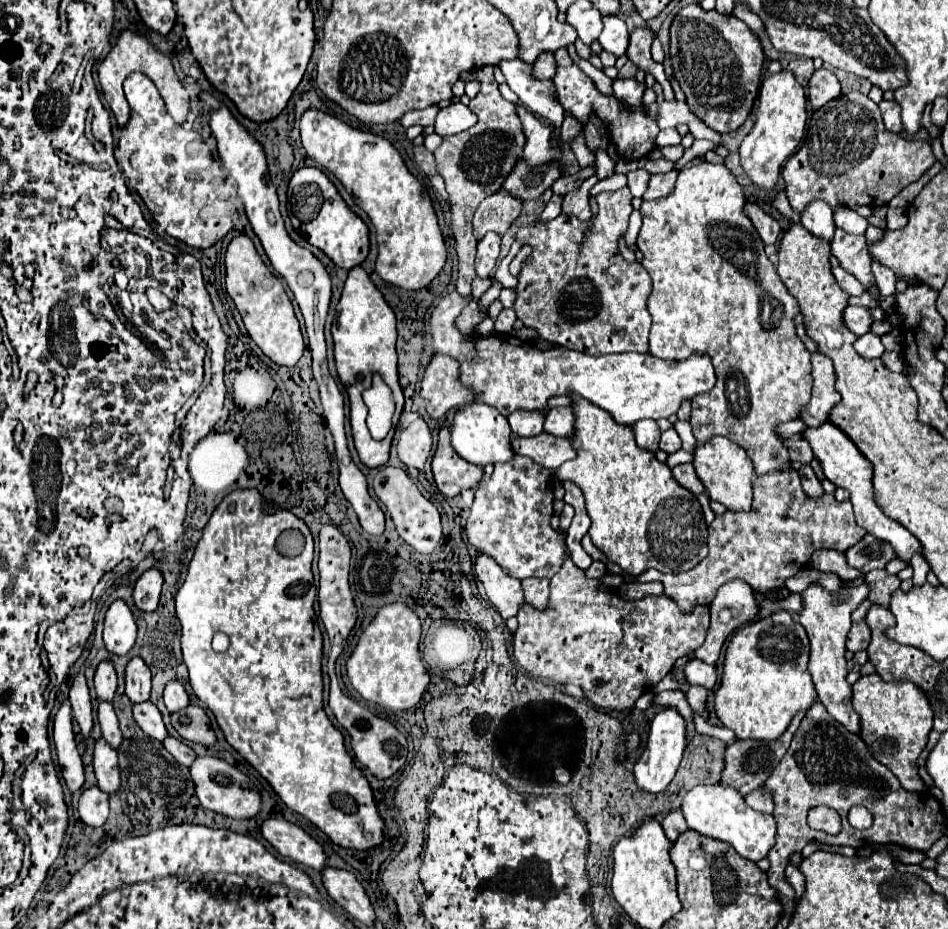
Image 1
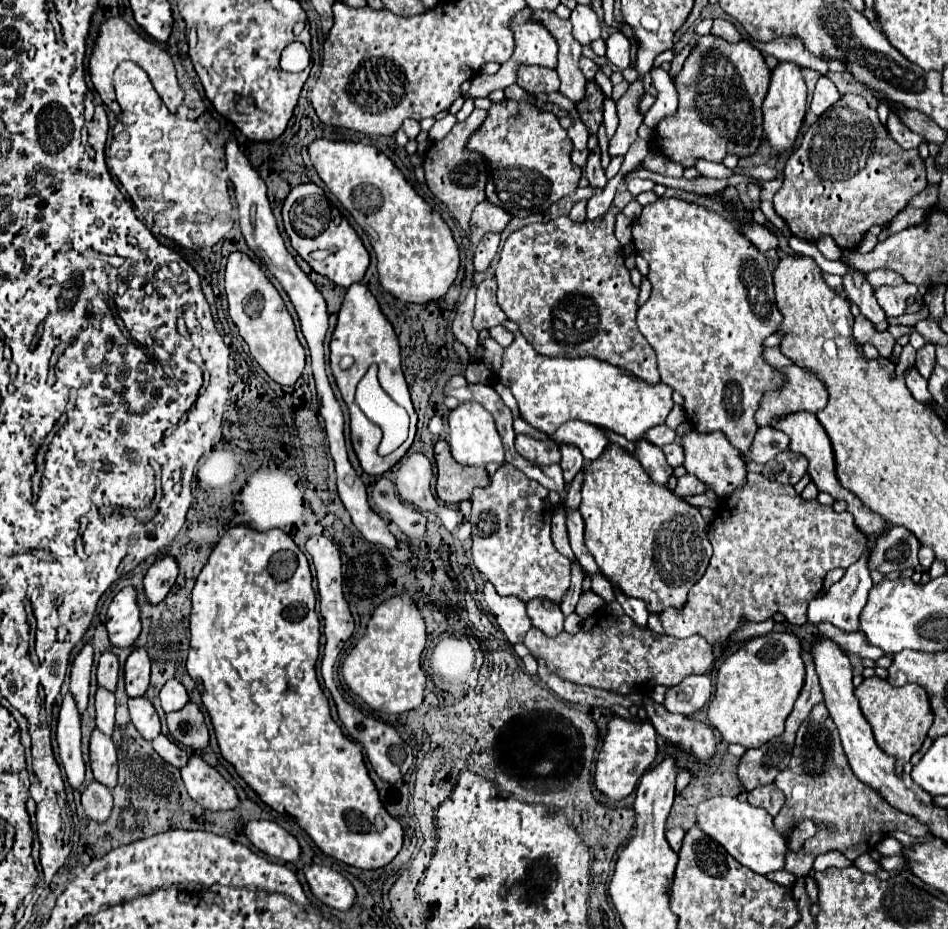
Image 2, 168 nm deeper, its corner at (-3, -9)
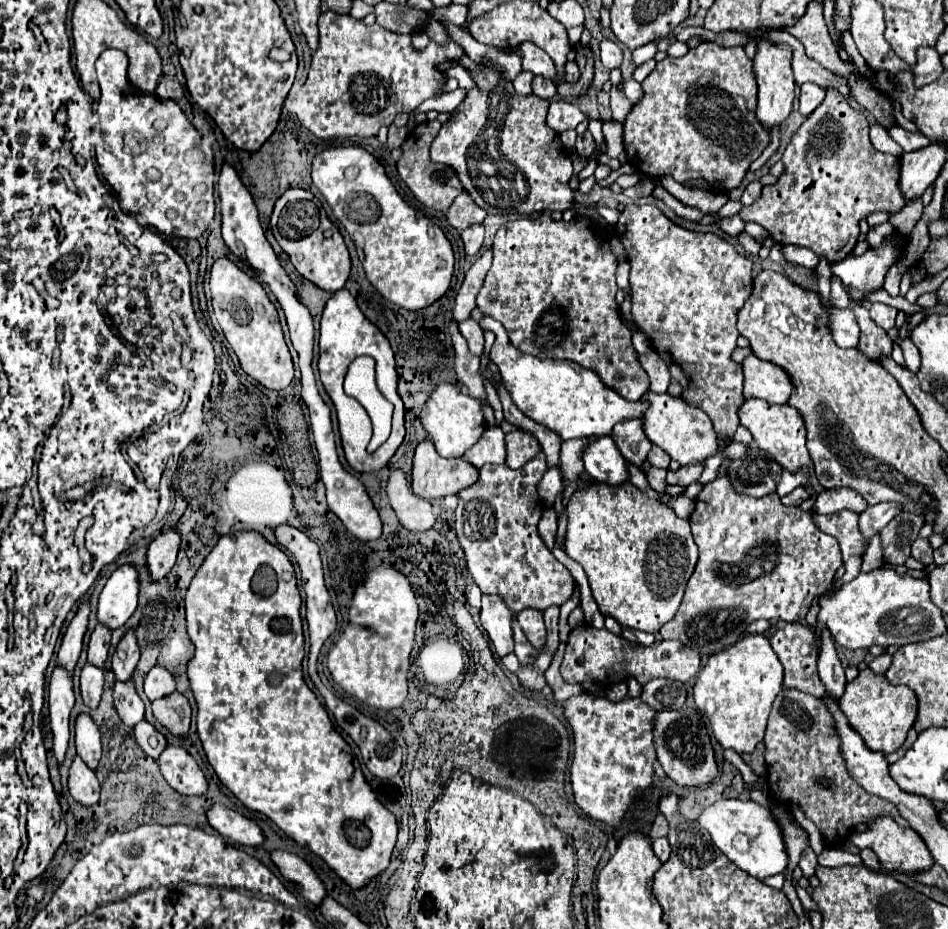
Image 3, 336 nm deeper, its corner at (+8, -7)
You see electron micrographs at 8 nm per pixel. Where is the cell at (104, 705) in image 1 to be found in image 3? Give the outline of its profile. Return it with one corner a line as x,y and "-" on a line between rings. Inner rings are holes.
86,662
80,674
80,692
82,692
84,704
90,710
98,706
100,696
102,696
102,686
104,686
104,670
94,668
94,664

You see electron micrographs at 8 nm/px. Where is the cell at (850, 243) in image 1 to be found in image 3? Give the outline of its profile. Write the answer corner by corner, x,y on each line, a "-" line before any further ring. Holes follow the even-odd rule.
852,302
850,308
854,310
858,326
860,326
860,342
858,342
856,350
862,352
864,356
868,356
868,360
872,360
872,362
880,362
884,356
890,356
892,340
888,338
888,334
872,322
868,310
862,304

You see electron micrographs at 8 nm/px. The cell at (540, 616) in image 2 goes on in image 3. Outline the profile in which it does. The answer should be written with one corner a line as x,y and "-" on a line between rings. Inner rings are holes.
526,608
524,612
520,612
520,614
516,616
516,620
518,620
518,624
522,626
522,630
524,630
528,642
530,642
536,650
540,650
540,648
544,646
544,642
546,642
546,628
544,628
542,612
536,612
536,610
532,610
532,608

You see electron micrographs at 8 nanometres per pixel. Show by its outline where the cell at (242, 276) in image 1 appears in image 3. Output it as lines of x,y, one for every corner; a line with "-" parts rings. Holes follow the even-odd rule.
220,258
210,270
210,294
214,316
222,328
222,334
236,352
242,370
270,390
286,388
294,378
294,366
278,322
278,312
268,300
264,288
242,272
232,260

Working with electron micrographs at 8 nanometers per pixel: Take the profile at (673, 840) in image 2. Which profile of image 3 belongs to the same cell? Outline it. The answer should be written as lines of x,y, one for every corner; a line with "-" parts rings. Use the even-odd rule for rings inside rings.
666,838
654,840
654,842
652,842
652,850
654,850
654,854
662,860
662,864
664,864
664,862
668,860
668,856
670,856
670,844
668,844

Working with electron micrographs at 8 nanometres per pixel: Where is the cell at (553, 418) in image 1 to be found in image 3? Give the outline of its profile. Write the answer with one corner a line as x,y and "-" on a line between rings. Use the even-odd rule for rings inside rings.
594,436
584,450
584,470
596,480
612,486
628,482
630,472
610,436

